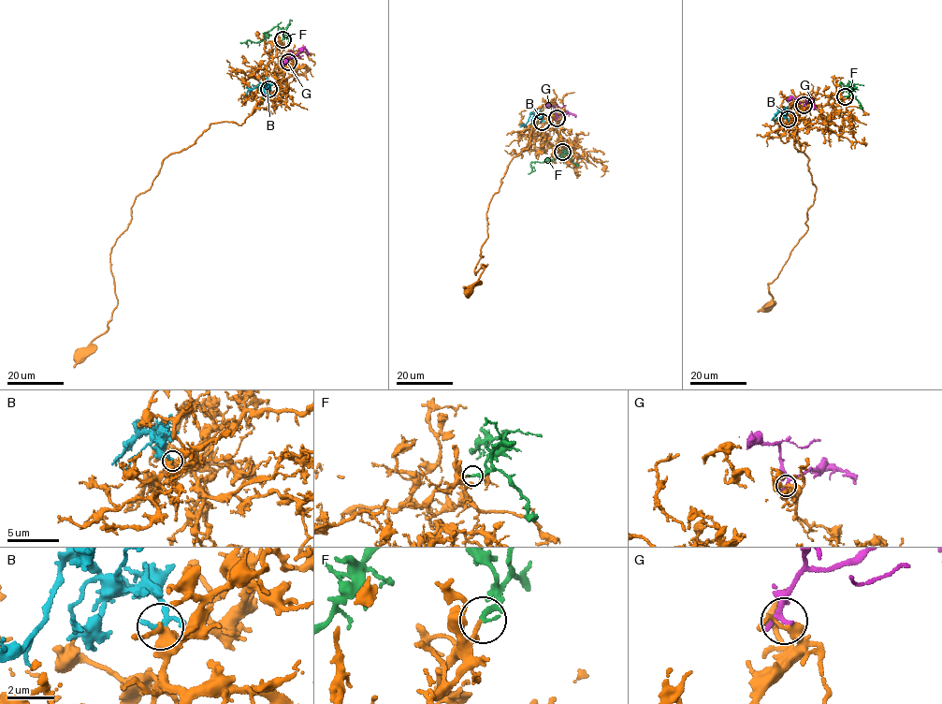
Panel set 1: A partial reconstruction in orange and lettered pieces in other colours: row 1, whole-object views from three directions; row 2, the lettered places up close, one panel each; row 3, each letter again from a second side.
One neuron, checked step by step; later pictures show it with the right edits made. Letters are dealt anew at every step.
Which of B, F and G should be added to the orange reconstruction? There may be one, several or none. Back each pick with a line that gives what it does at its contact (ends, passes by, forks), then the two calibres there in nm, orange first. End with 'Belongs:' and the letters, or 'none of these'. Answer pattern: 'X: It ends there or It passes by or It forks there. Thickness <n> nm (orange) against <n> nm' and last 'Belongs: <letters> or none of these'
B: It ends there. Thickness 320 nm (orange) against 280 nm
F: It ends there. Thickness 160 nm (orange) against 220 nm
Belongs: B, F

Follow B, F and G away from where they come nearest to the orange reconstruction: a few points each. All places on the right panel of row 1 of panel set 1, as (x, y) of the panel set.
B: (788, 119), (779, 108), (783, 110), (777, 112)
F: (845, 96), (854, 84), (845, 90), (840, 84), (847, 83)
G: (804, 105), (805, 99), (802, 96), (792, 97), (788, 102)

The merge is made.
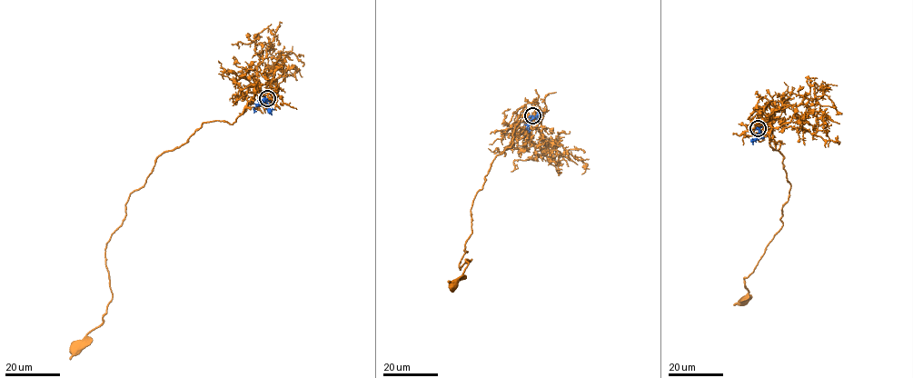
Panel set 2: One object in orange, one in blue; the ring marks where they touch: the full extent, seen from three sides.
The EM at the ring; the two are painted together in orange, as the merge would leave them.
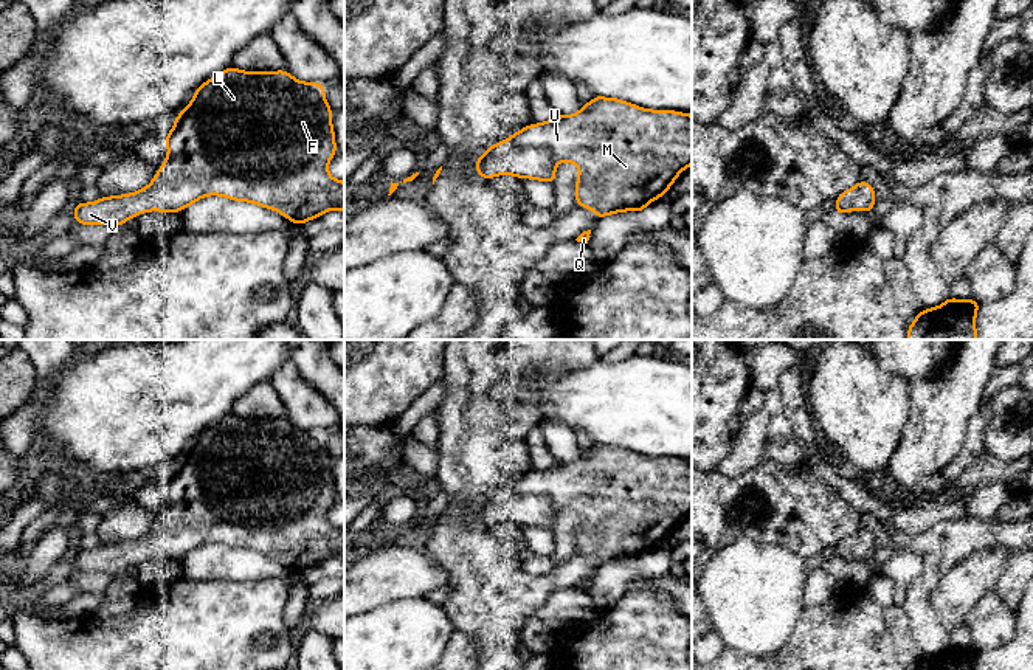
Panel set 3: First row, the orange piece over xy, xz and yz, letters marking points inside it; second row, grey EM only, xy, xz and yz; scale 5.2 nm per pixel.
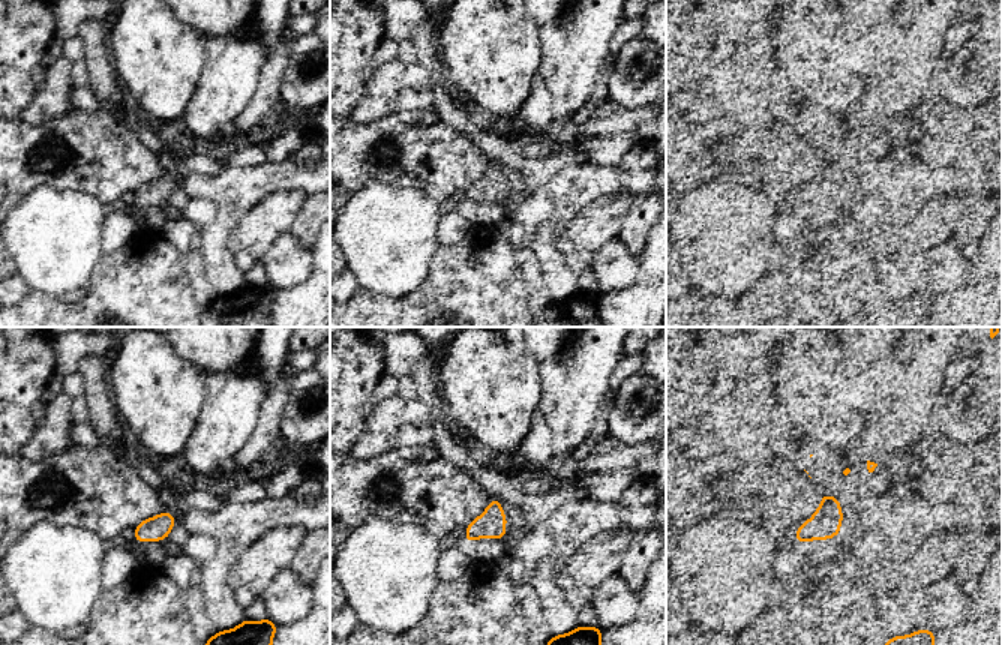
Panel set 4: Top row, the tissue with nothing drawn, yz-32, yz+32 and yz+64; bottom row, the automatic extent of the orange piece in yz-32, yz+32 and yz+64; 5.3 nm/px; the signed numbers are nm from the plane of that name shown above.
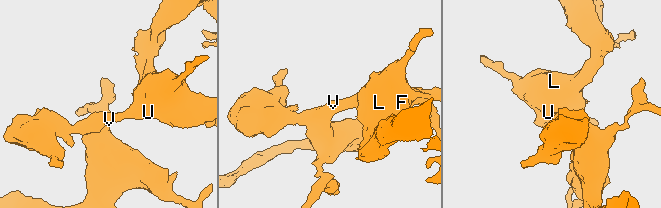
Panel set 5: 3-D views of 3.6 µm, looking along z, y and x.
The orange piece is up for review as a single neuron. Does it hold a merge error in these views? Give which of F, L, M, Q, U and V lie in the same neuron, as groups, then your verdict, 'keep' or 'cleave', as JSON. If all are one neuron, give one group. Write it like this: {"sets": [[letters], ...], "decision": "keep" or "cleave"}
{"sets": [["F", "L", "M", "Q", "U", "V"]], "decision": "keep"}

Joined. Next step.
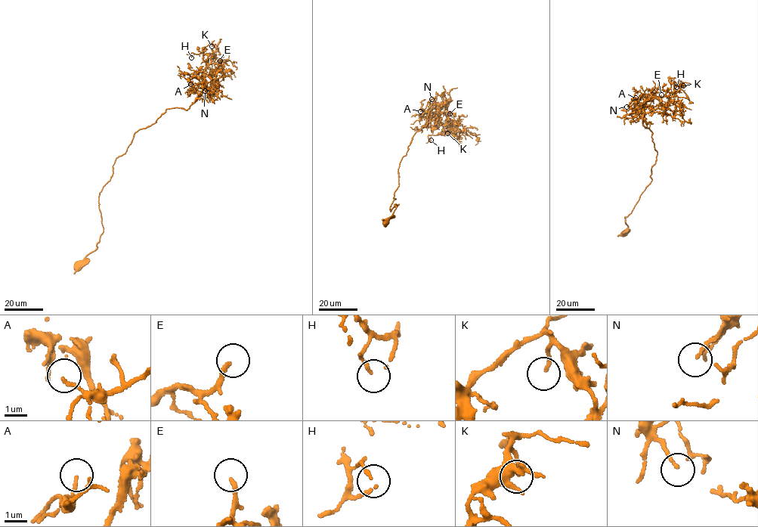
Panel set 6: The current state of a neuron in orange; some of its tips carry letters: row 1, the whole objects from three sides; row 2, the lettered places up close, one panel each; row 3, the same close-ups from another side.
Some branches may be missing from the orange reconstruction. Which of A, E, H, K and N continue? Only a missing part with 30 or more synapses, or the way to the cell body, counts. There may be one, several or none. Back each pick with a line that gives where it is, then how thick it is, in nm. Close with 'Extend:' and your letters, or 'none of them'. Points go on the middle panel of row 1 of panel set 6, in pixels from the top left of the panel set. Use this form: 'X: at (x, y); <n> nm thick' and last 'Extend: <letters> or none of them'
E: at (450, 113); 170 nm thick
Extend: E

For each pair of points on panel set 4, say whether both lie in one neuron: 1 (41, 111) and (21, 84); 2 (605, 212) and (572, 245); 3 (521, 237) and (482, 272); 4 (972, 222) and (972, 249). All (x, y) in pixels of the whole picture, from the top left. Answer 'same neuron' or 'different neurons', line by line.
1: different neurons
2: same neuron
3: different neurons
4: same neuron

